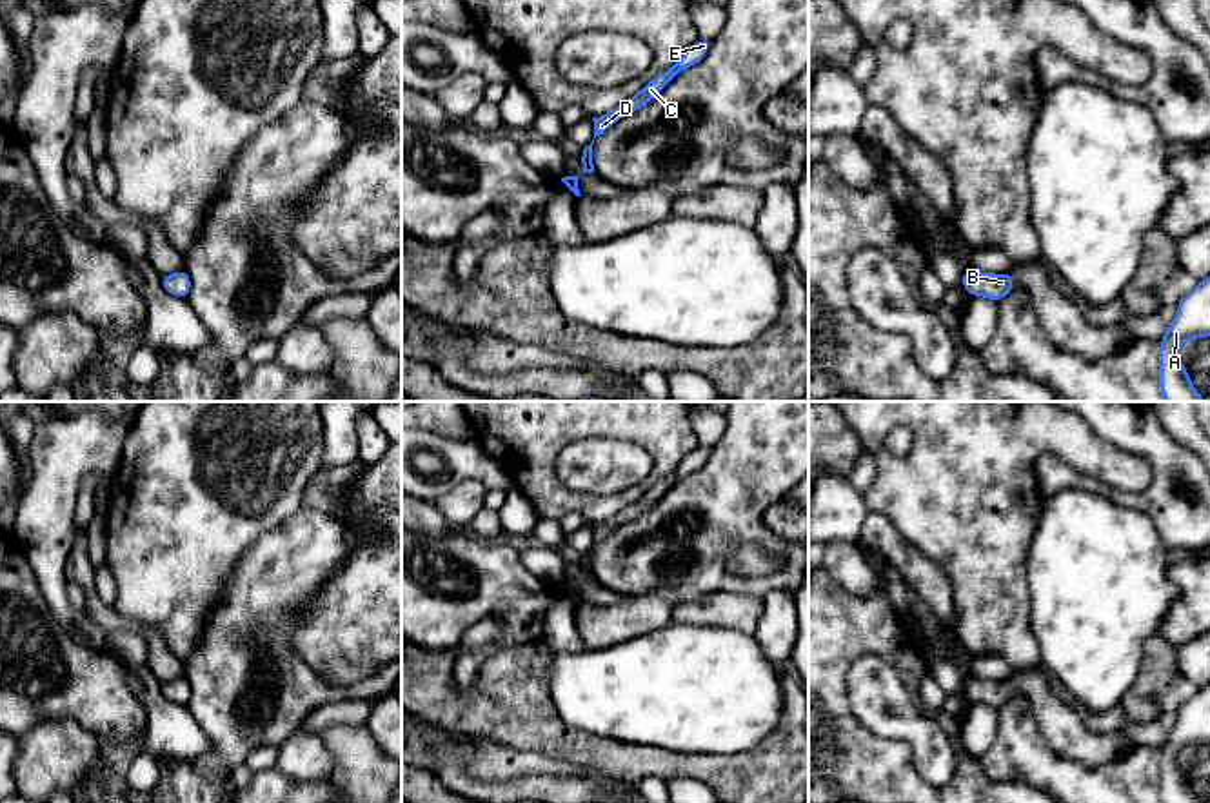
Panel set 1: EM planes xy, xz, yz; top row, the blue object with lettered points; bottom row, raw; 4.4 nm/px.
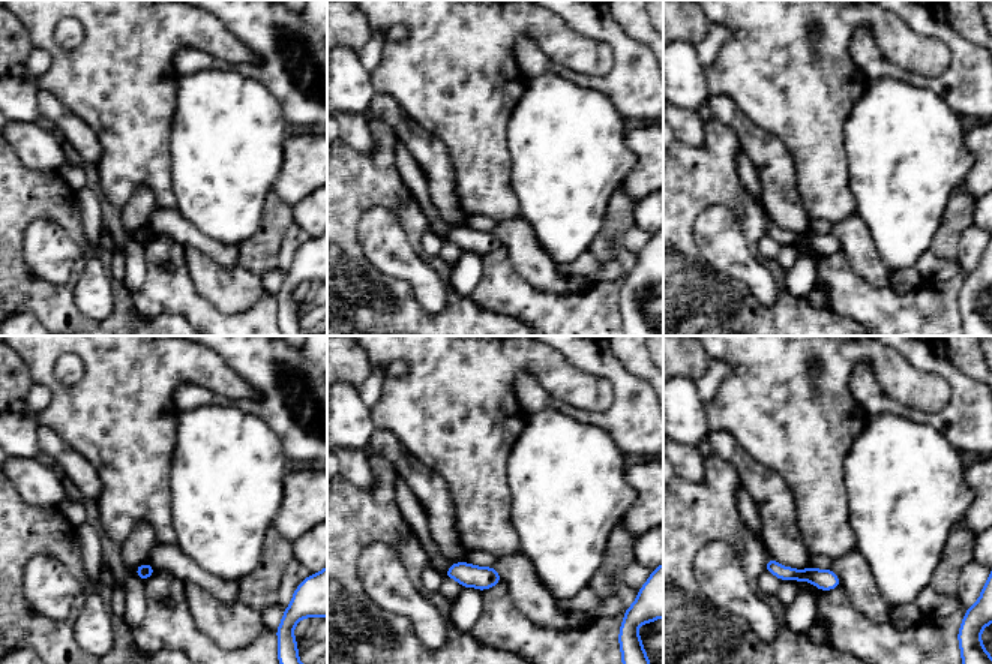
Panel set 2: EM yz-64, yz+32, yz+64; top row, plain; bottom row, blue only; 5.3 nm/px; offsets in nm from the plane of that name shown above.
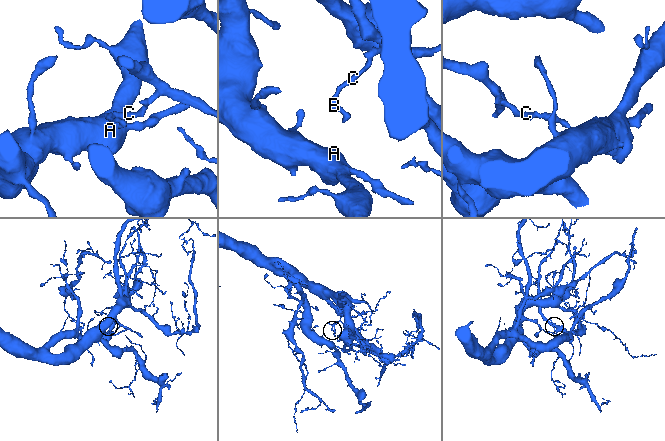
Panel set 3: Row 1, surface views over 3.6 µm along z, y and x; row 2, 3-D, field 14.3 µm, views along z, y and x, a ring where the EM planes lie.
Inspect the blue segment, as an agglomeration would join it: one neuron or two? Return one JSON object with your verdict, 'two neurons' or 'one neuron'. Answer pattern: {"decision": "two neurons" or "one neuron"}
{"decision": "one neuron"}

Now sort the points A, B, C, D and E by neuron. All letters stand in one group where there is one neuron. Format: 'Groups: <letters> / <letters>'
Groups: A B C D E

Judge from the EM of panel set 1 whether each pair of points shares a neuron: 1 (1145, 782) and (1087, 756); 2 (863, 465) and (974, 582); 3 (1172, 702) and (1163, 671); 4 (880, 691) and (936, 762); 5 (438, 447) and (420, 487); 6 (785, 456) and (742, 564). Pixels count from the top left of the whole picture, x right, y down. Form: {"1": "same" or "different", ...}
{"1": "different", "2": "different", "3": "different", "4": "same", "5": "same", "6": "different"}

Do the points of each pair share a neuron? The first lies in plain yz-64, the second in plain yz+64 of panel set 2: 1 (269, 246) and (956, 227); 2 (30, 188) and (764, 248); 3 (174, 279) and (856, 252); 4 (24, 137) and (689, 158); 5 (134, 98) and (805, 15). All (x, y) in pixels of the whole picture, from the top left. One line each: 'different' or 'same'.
1: same
2: different
3: different
4: different
5: same

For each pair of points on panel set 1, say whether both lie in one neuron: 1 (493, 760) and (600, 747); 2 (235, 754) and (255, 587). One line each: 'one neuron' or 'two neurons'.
1: two neurons
2: one neuron

